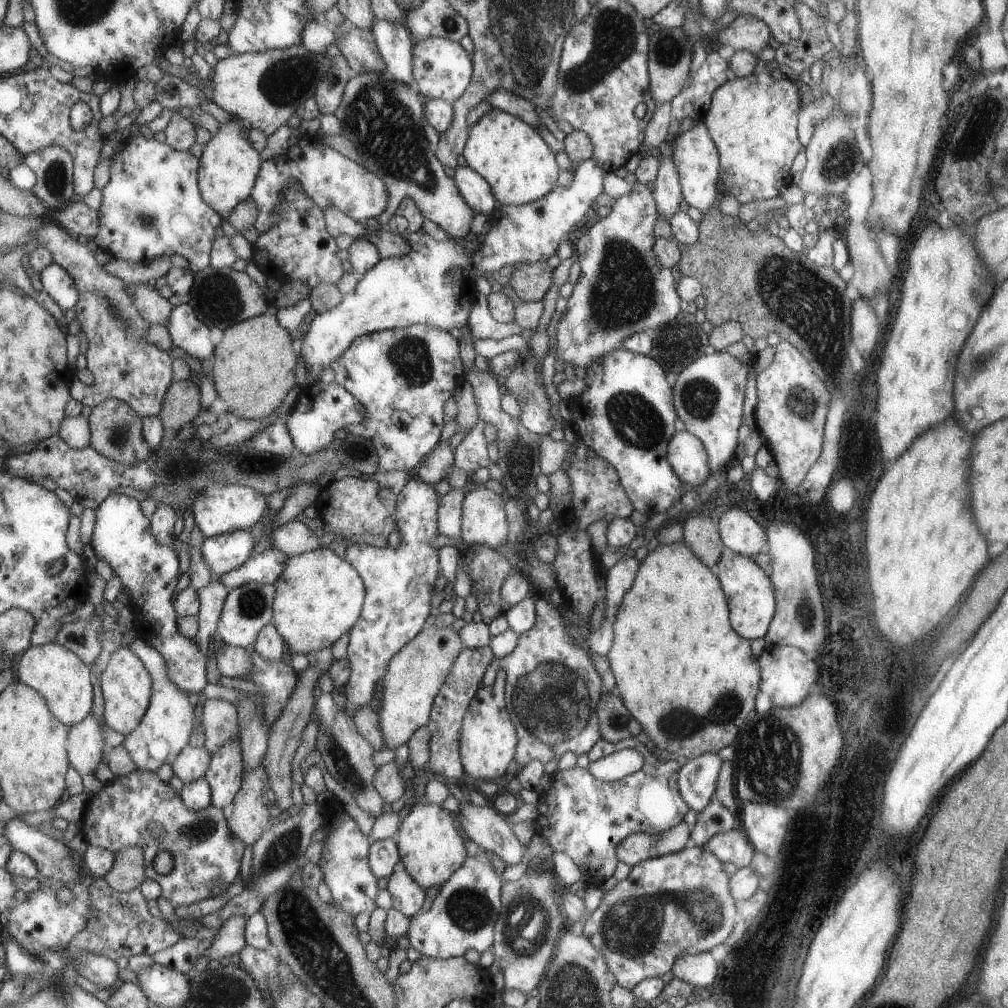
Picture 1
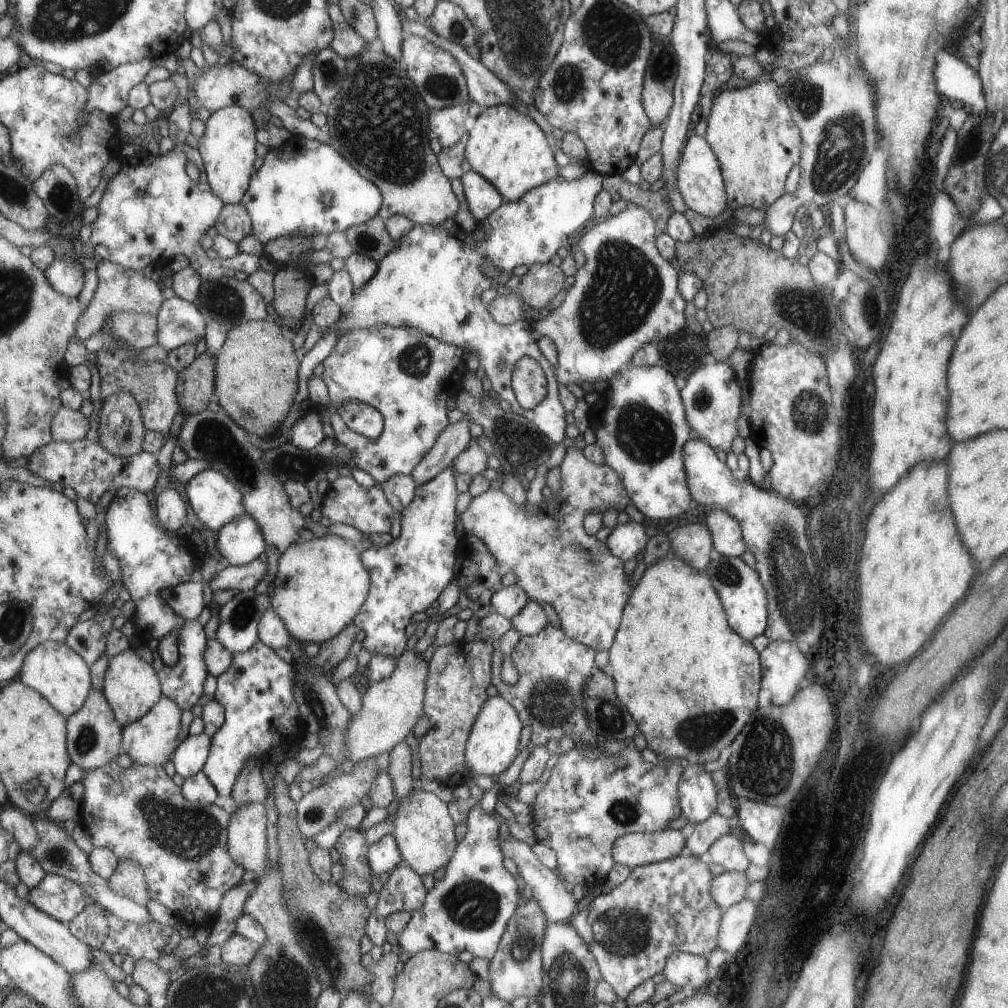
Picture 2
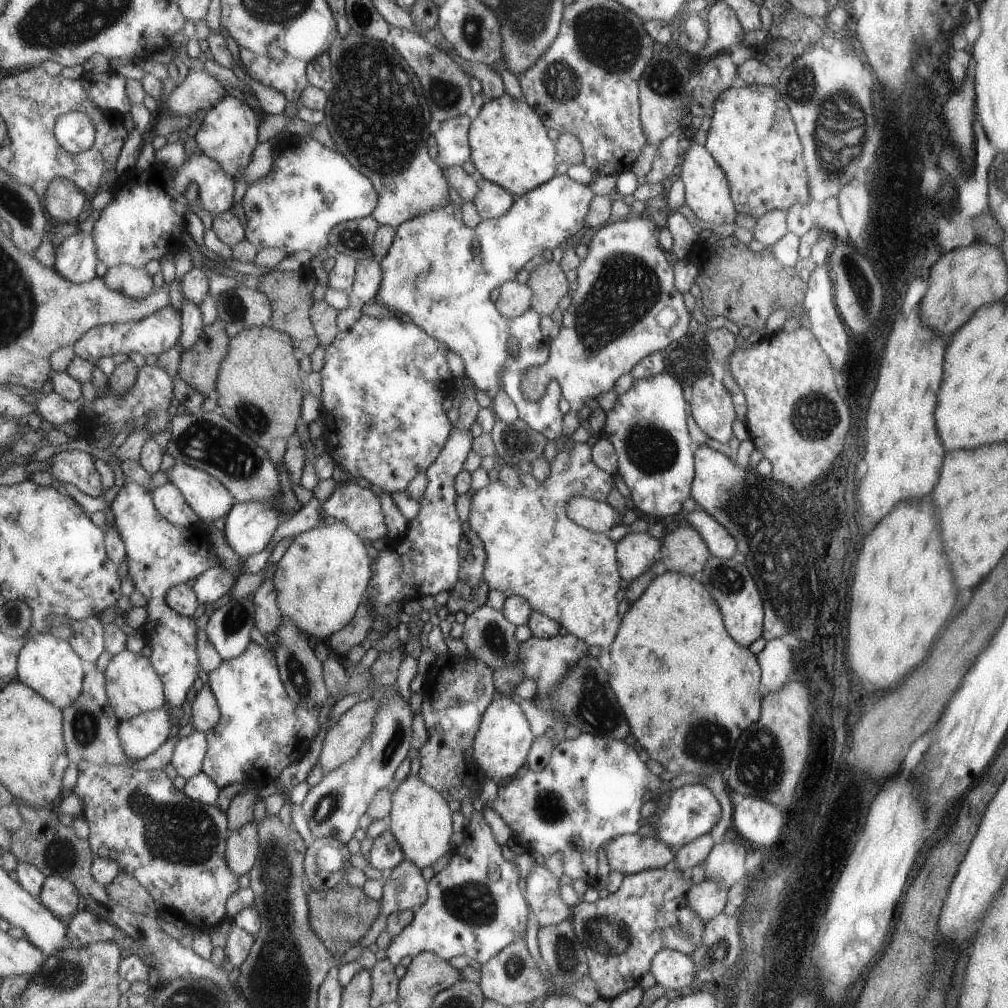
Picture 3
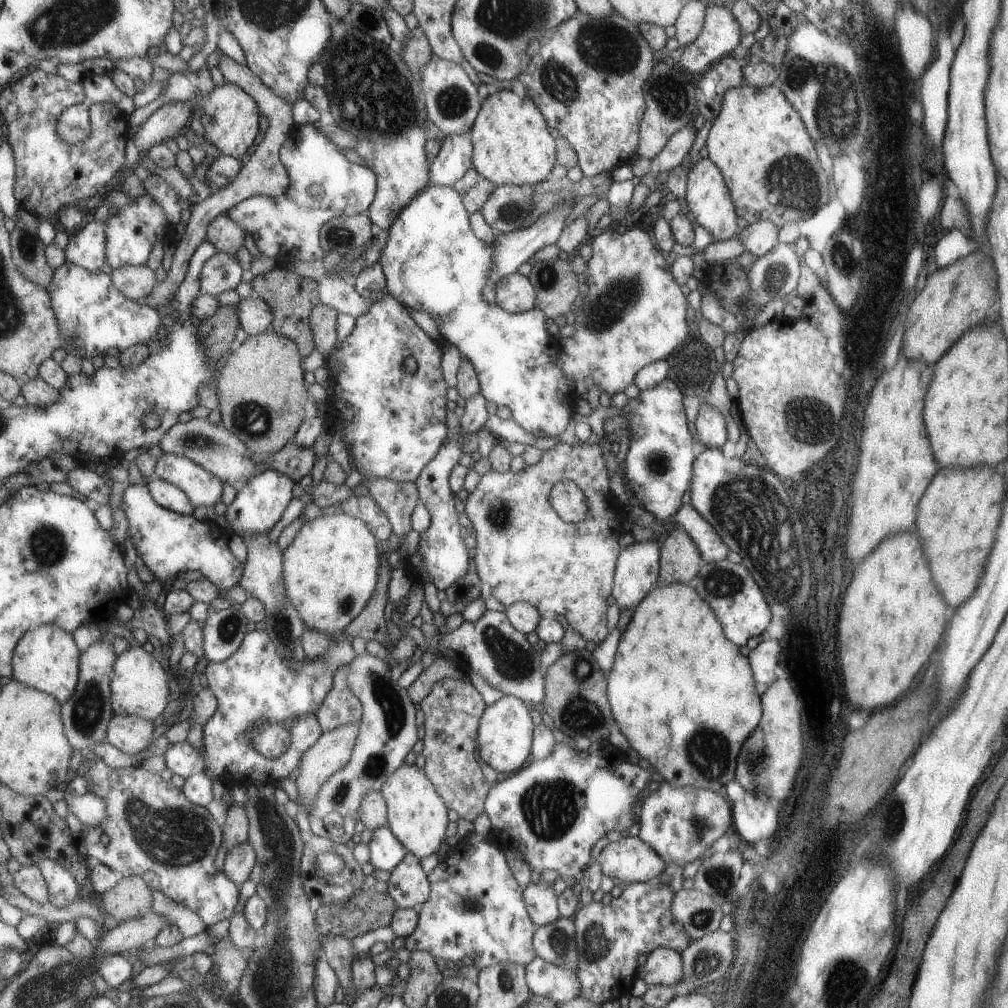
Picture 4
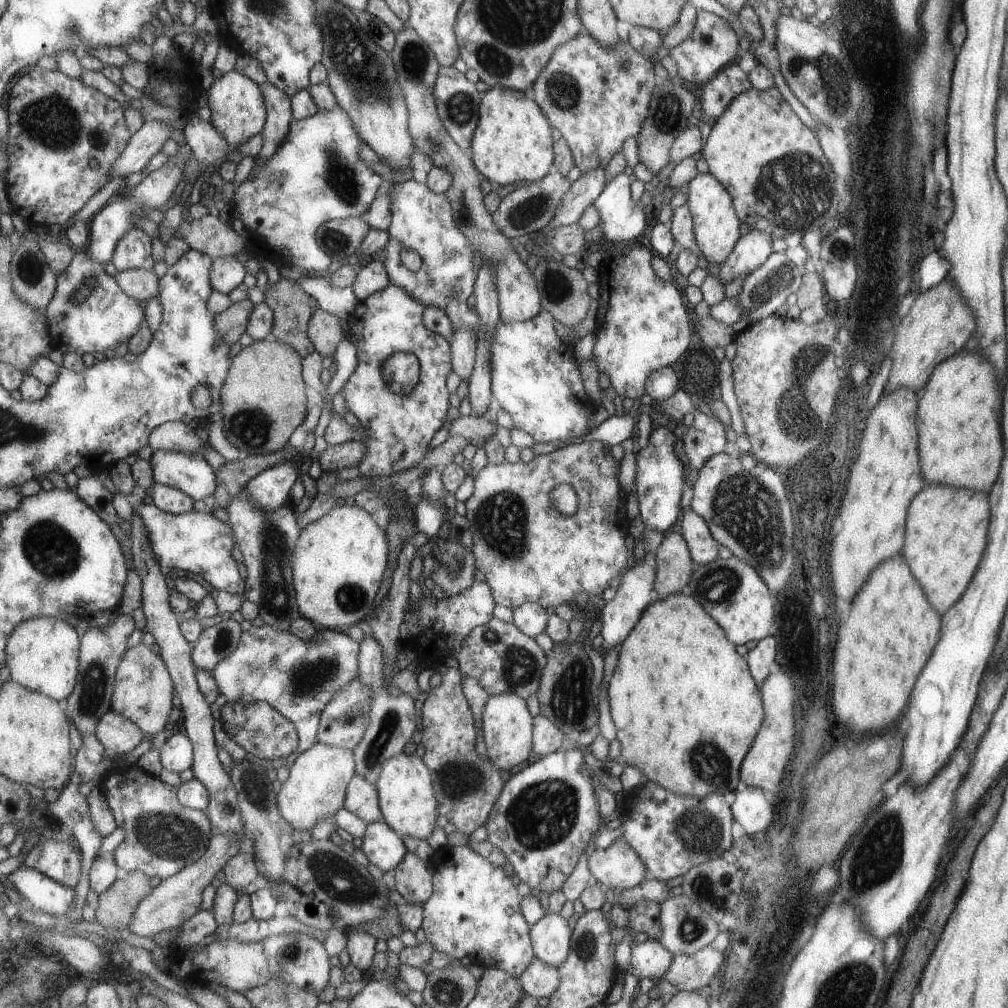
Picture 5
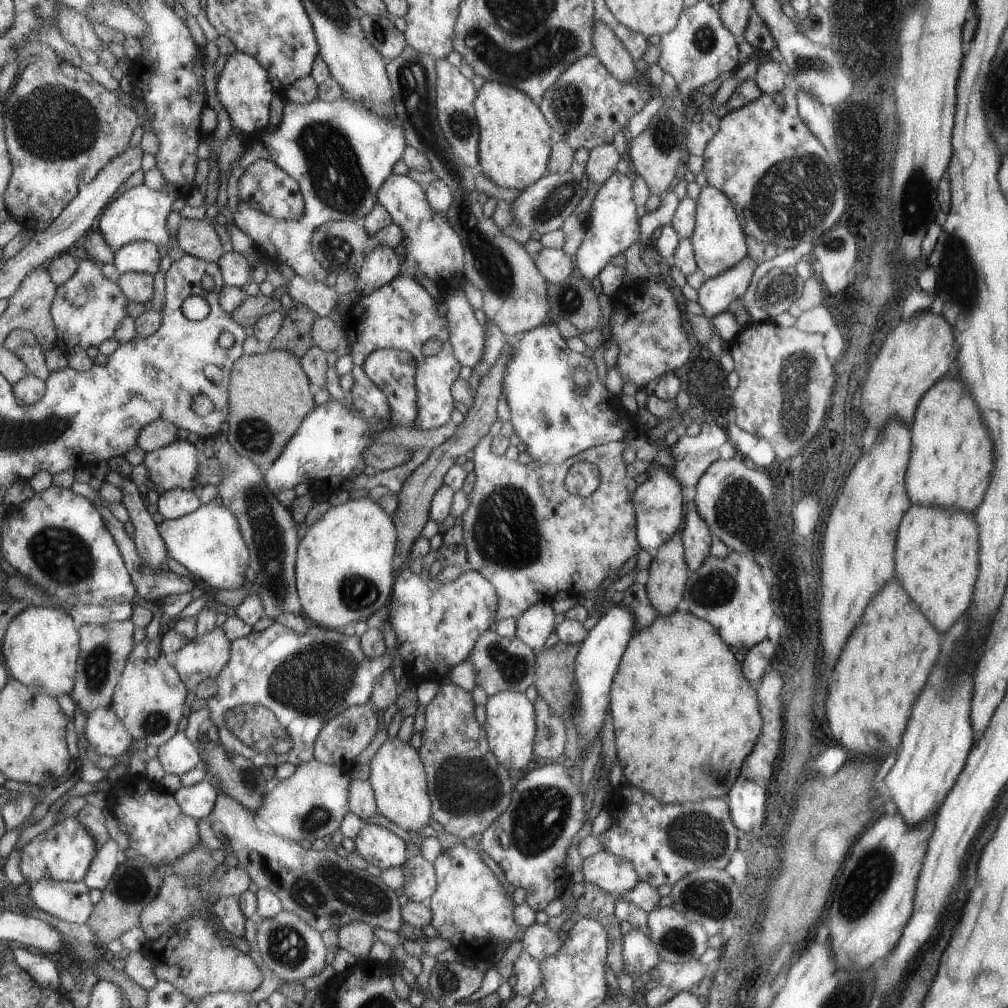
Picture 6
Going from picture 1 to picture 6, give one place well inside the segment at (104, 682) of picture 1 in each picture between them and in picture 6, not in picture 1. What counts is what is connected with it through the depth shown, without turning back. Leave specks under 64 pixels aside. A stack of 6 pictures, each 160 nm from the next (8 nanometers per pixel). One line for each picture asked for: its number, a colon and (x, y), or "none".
2: (132, 685)
3: (134, 686)
4: (140, 686)
5: (145, 692)
6: (150, 696)

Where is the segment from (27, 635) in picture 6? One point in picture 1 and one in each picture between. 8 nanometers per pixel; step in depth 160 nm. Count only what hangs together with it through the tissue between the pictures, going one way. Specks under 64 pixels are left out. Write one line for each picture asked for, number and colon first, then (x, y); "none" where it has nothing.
1: (65, 679)
2: (55, 669)
3: (49, 664)
4: (48, 658)
5: (43, 653)

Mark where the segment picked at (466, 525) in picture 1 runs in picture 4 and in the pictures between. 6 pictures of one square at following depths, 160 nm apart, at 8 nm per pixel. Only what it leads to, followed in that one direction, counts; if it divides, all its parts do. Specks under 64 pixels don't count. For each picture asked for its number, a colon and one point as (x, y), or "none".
2: (556, 562)
3: (568, 573)
4: (526, 552)

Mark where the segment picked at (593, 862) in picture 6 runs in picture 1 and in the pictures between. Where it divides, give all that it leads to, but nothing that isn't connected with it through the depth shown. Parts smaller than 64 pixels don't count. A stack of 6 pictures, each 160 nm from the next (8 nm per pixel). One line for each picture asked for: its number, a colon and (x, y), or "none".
1: (637, 847)
2: (633, 849)
3: (630, 853)
4: (629, 859)
5: (616, 866)

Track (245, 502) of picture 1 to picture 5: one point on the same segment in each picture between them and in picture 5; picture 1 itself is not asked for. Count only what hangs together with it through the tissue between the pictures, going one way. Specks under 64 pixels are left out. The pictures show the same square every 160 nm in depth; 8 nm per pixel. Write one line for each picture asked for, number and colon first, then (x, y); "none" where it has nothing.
2: (214, 498)
3: (210, 499)
4: (204, 488)
5: (193, 474)

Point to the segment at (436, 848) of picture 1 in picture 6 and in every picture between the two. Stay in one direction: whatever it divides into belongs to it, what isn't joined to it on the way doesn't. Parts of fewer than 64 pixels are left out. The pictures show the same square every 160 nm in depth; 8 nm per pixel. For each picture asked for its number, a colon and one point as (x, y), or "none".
2: (424, 828)
3: (421, 819)
4: (417, 813)
5: (408, 799)
6: (399, 777)

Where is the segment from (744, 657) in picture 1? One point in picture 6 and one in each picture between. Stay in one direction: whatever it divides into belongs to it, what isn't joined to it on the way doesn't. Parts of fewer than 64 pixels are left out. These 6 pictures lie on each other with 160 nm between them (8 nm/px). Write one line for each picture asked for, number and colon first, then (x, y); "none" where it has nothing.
2: (691, 699)
3: (672, 660)
4: (684, 697)
5: (686, 709)
6: (685, 720)

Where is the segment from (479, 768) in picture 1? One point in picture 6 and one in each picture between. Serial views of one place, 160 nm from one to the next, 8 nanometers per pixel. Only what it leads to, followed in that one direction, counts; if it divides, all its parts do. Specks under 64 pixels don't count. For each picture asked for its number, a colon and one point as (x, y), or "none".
2: (493, 744)
3: (501, 745)
4: (505, 734)
5: (506, 728)
6: (509, 715)

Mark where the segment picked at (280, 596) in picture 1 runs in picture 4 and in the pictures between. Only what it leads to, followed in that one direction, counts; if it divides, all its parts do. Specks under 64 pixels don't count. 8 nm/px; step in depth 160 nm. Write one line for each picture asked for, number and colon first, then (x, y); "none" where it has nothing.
2: (321, 585)
3: (322, 579)
4: (331, 570)

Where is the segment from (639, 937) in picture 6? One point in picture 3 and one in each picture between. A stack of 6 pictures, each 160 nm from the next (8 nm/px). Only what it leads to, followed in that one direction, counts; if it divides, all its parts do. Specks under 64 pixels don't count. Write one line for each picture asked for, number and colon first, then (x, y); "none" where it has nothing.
3: (671, 969)
4: (663, 966)
5: (650, 959)

